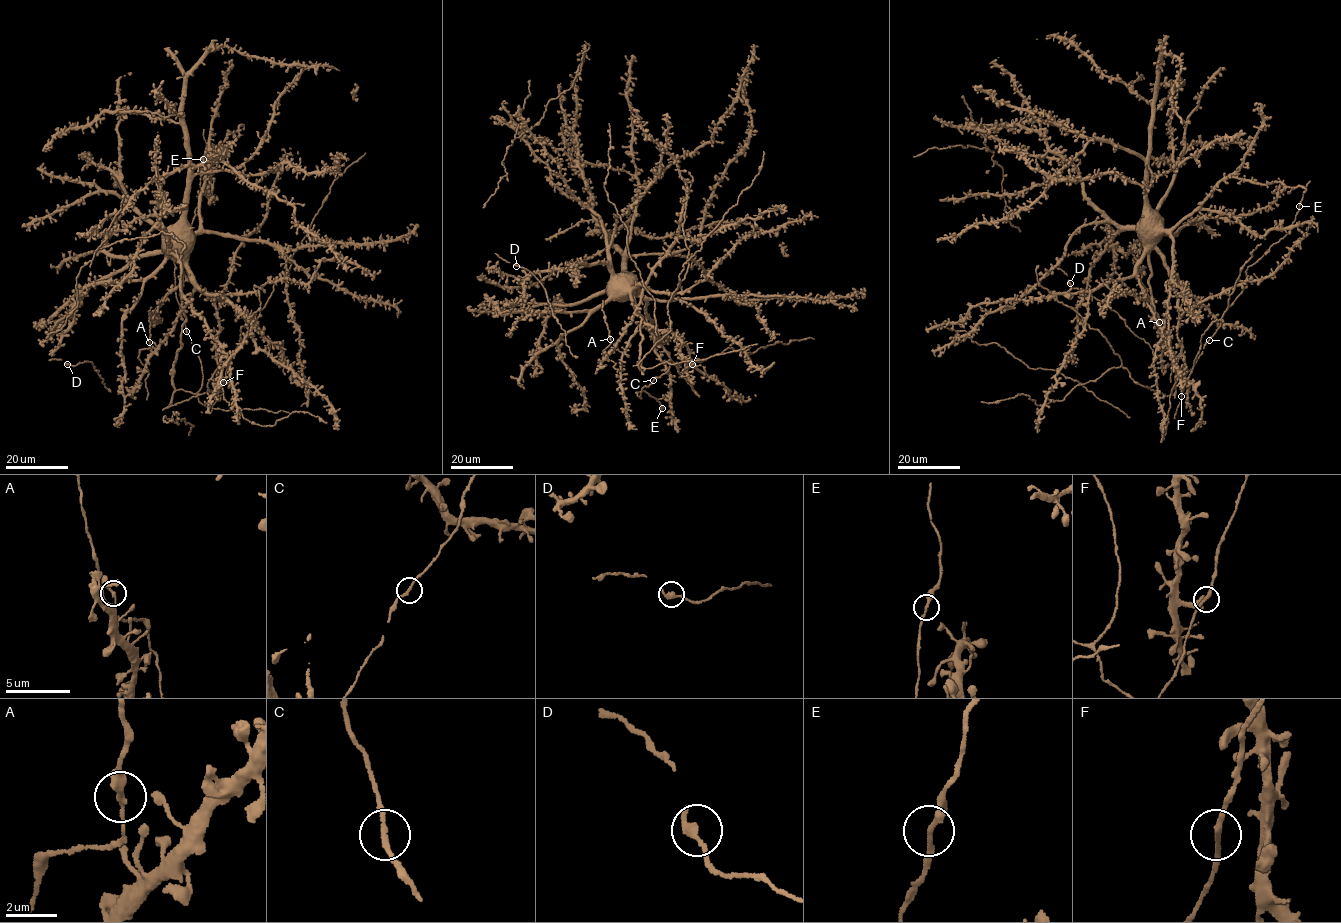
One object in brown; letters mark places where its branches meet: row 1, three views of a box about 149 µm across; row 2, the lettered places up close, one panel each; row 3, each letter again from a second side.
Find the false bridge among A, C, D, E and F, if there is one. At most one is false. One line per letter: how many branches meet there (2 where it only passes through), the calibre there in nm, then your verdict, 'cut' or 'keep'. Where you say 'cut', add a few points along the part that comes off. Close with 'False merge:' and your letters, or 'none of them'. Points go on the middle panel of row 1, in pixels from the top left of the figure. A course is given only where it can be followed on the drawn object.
A: branches 2; calibre 220 nm; keep
C: branches 2; calibre 200 nm; keep
D: branches 2; calibre 240 nm; keep
E: branches 2; calibre 200 nm; keep
F: branches 2; calibre 200 nm; keep
False merge: none of them

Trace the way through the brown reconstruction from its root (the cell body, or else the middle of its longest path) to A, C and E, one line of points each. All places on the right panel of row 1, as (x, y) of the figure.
A: (1156, 225), (1159, 224), (1159, 231), (1149, 241), (1149, 285), (1152, 318), (1163, 333), (1159, 322)
C: (1156, 225), (1159, 231), (1149, 241), (1149, 285), (1158, 328), (1175, 367), (1171, 393), (1208, 341)
E: (1156, 225), (1149, 285), (1175, 367), (1171, 393), (1245, 287), (1247, 267), (1284, 236), (1299, 206)

